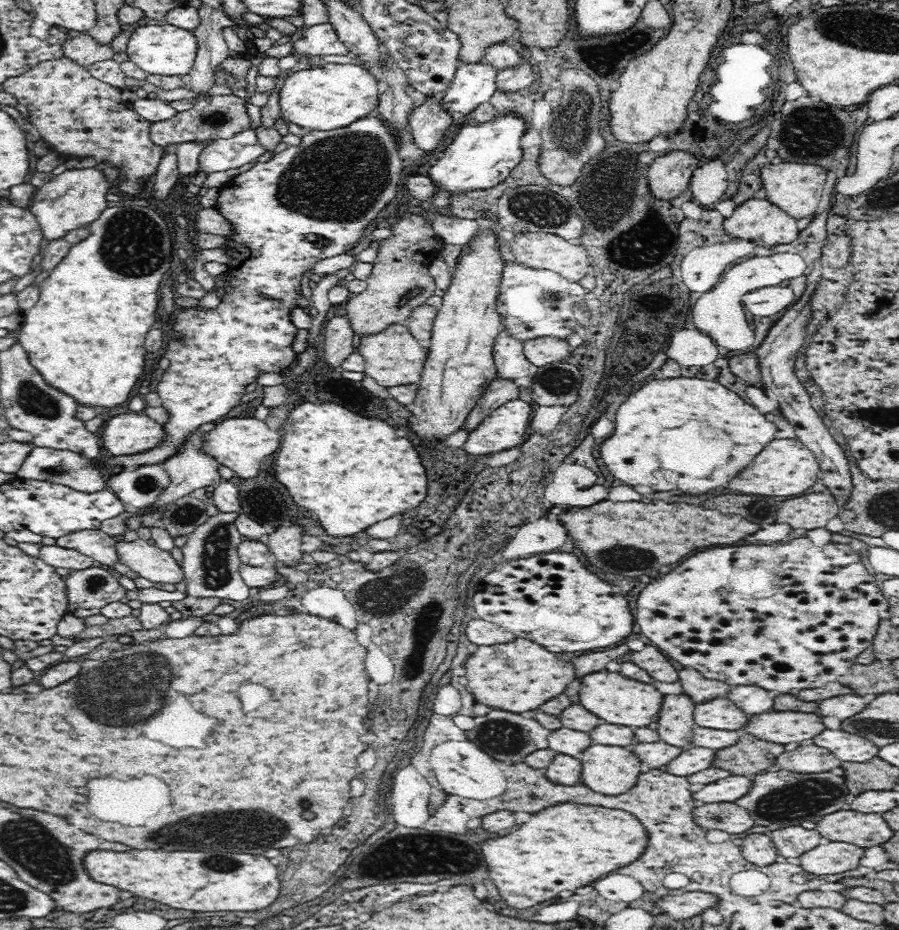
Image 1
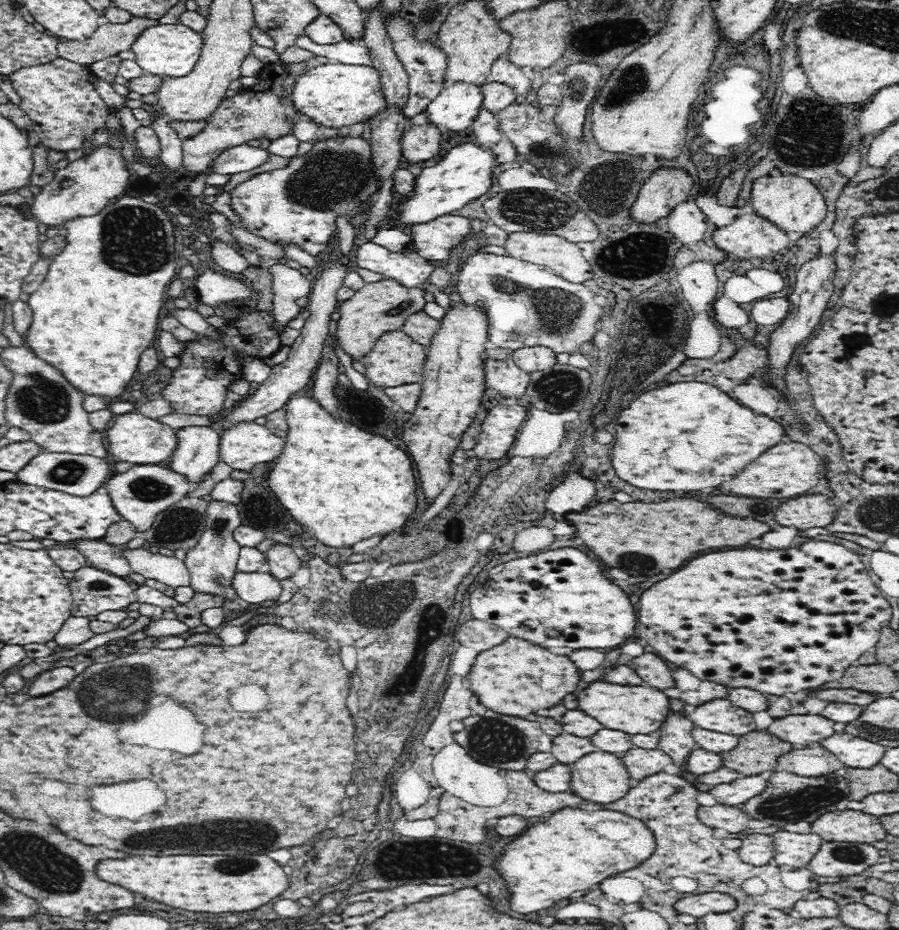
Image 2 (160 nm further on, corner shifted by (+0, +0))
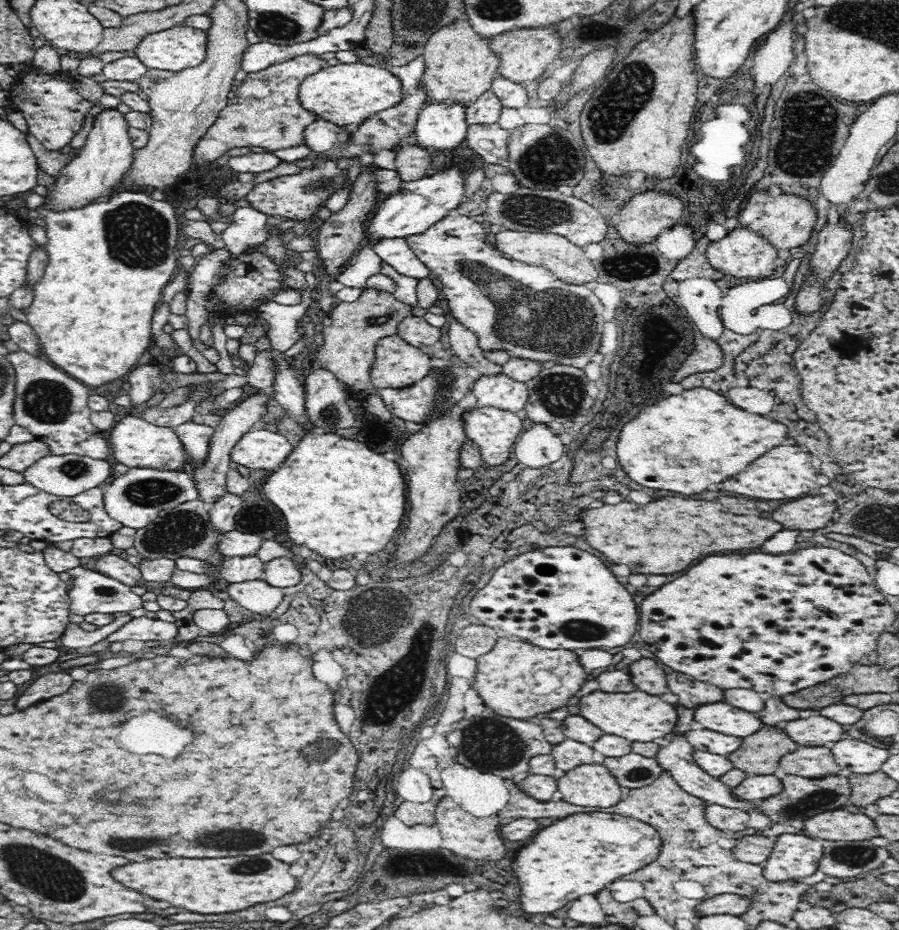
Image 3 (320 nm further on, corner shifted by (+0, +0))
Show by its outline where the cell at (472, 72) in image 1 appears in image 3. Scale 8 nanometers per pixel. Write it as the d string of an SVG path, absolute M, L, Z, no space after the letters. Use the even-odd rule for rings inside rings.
M440 102L419 110L413 130L418 146L426 150L448 150L460 146L467 133L465 104Z

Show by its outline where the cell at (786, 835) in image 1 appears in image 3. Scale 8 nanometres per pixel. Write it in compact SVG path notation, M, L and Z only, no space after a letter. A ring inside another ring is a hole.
M784 833L776 837L772 854L762 864L769 882L792 882L812 876L822 858L822 842L807 833Z

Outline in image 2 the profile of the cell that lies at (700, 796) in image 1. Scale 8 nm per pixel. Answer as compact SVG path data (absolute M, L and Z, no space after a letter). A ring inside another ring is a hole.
M741 775L732 782L710 787L707 790L705 800L736 807L738 804L744 804L760 792L764 792L767 784L766 775Z

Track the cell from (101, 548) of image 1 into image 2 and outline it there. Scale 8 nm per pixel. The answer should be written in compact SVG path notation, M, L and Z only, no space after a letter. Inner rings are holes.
M76 538L76 540L70 540L69 542L58 542L57 540L52 539L41 539L40 542L44 544L47 549L51 549L52 547L58 547L59 544L62 543L74 543L74 548L78 549L80 553L82 553L90 567L98 568L103 570L104 572L109 572L110 574L114 574L119 576L120 578L127 578L132 574L133 570L130 568L130 563L127 561L127 558L124 556L123 547L114 546L112 544L108 544L102 538Z

